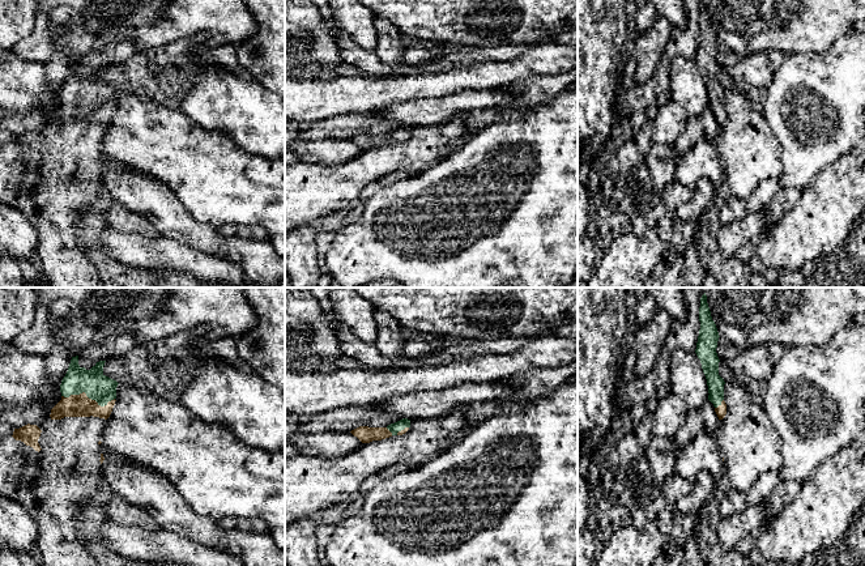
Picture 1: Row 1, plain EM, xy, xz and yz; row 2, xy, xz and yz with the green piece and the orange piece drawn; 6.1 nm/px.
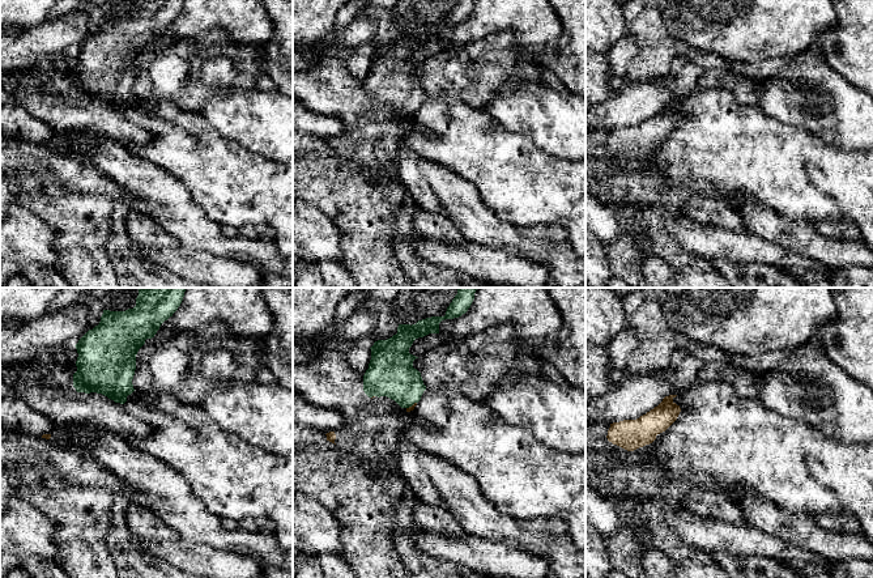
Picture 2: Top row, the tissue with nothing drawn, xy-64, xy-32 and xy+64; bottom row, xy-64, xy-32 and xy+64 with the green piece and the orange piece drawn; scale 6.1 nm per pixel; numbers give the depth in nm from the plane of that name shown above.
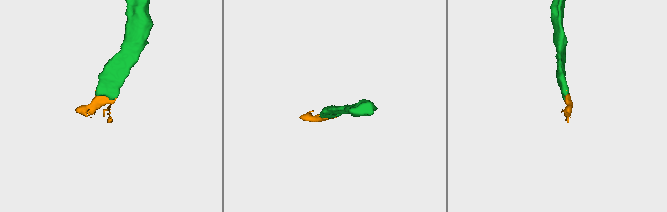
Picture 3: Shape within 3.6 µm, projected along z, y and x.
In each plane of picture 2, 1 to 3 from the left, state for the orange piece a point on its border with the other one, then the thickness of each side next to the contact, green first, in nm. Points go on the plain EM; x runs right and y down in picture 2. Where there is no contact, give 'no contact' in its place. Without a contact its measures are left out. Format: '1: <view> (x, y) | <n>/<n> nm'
1: no contact
2: xy-32 (411, 113) | 280/30 nm
3: no contact

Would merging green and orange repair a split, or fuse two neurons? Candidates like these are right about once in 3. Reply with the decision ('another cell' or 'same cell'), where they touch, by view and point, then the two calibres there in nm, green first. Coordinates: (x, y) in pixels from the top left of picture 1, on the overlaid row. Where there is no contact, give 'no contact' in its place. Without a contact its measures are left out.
same cell; contact xy (88, 396); calibres 170 and 140 nm

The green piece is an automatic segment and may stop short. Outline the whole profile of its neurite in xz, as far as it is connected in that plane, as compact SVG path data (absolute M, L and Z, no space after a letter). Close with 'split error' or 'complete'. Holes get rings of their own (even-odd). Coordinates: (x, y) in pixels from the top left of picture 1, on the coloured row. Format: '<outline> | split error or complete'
M402 418L395 424L388 425L387 427L359 426L350 433L362 443L370 443L372 441L382 441L392 435L402 435L409 430L409 427L410 420Z | split error

